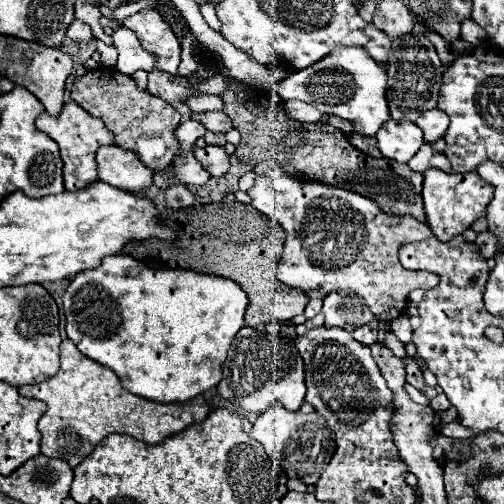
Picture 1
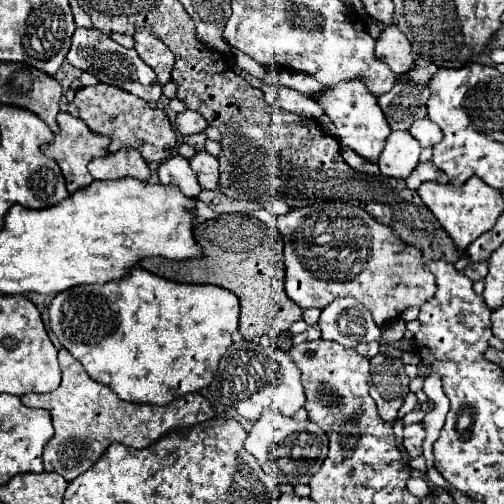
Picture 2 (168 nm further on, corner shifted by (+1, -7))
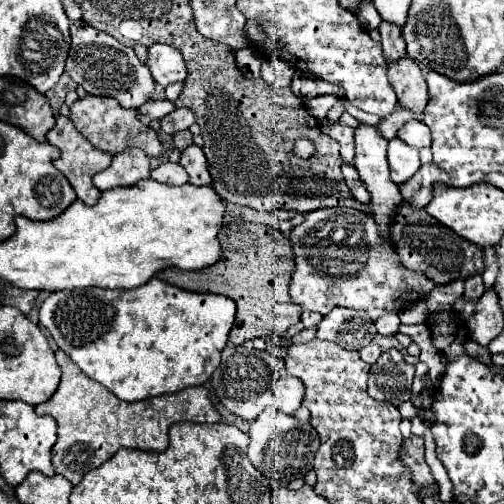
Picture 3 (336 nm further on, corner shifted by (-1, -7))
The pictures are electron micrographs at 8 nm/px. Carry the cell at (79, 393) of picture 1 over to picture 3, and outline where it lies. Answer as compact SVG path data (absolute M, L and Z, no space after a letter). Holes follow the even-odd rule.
M56 351L56 361L62 367L62 381L60 381L56 393L46 403L36 405L34 409L40 415L50 415L50 417L56 419L58 441L52 447L52 465L54 465L56 473L66 477L74 485L88 471L92 471L98 465L102 465L104 461L108 461L120 447L142 449L142 451L164 451L164 447L168 447L168 441L170 441L168 429L174 423L180 423L180 421L216 423L216 421L220 421L220 415L214 409L214 405L208 397L208 391L204 387L188 387L188 389L182 389L180 393L168 393L168 395L158 395L158 397L152 397L152 399L136 401L136 403L126 403L126 401L120 401L114 393L110 393L104 385L100 385L94 379L90 379L88 375L84 375L80 371L80 367L64 351Z

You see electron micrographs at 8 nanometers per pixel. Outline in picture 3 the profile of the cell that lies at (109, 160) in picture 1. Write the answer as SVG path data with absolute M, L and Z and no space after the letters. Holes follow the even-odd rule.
M130 147L118 155L114 155L112 165L92 177L94 185L104 191L112 187L134 185L140 179L150 177L150 161L138 147Z

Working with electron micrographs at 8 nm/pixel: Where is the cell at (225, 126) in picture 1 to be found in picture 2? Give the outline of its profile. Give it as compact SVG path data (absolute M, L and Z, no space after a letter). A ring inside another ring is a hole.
M182 111L176 115L176 129L182 133L182 135L192 135L192 133L202 133L204 129L208 127L206 119L196 113L196 111Z

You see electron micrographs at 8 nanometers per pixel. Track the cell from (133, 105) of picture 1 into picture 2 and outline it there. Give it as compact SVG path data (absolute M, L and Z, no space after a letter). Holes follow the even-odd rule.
M94 85L76 91L74 101L70 103L70 115L82 119L90 131L110 137L110 153L120 149L136 149L148 163L166 161L176 147L176 133L162 109L152 109L146 101L130 95L118 87Z

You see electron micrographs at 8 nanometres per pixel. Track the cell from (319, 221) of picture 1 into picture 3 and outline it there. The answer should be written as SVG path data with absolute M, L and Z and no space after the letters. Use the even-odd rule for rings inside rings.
M316 209L306 213L304 223L294 227L288 239L296 261L290 281L290 297L308 311L328 315L334 307L352 307L366 311L376 321L382 315L400 313L410 303L424 299L436 287L436 283L432 283L432 279L428 279L424 273L410 271L400 263L394 247L380 235L370 213L334 213L332 209Z

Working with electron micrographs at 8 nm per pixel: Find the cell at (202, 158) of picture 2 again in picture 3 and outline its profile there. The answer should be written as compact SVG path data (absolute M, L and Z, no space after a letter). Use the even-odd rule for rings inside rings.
M190 145L188 149L182 151L180 165L188 171L190 181L194 185L210 185L210 173L208 173L208 161L204 151L198 145Z

